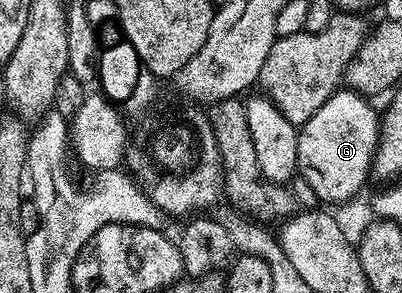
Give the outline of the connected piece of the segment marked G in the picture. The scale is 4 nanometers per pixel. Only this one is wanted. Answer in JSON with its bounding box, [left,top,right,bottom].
[296,90,381,205]

